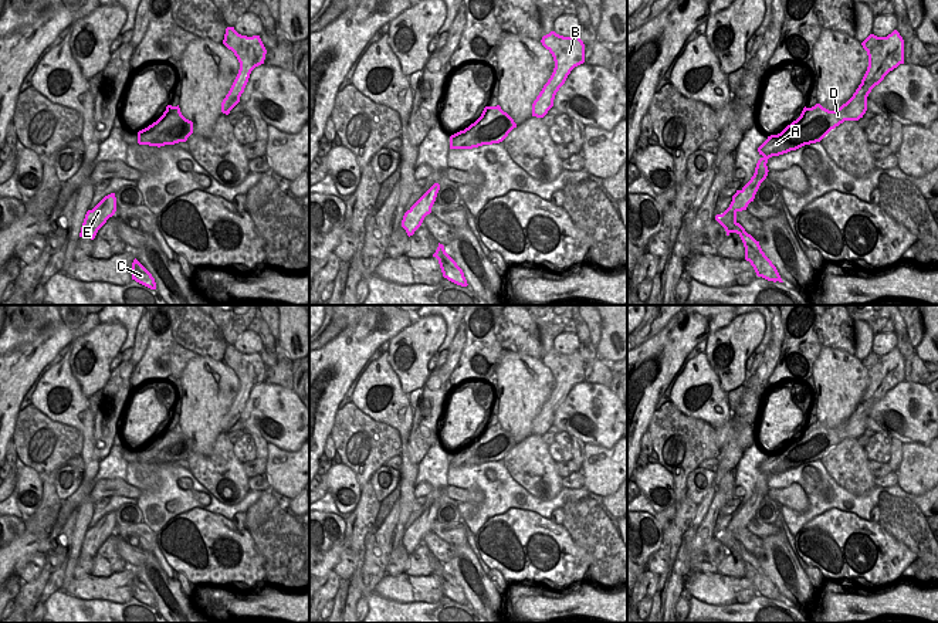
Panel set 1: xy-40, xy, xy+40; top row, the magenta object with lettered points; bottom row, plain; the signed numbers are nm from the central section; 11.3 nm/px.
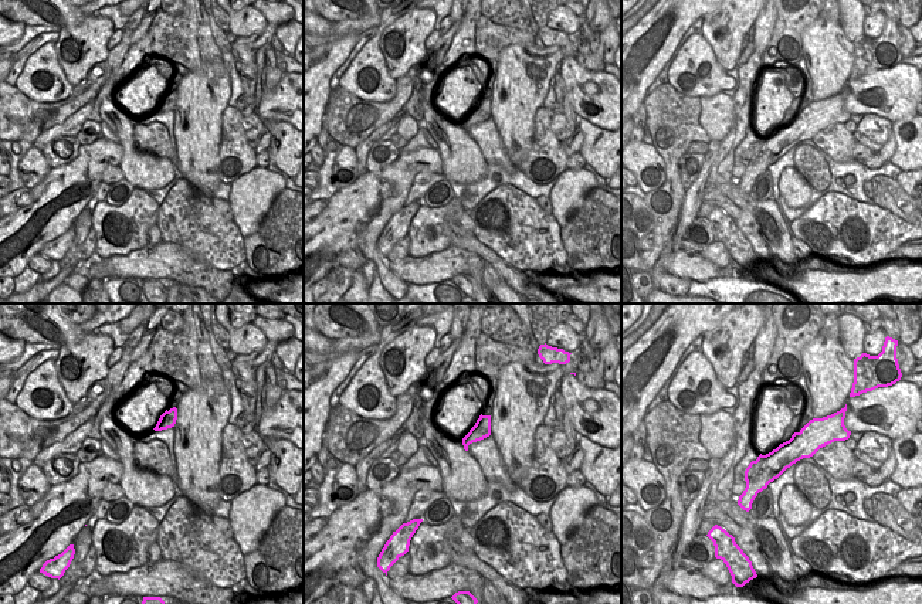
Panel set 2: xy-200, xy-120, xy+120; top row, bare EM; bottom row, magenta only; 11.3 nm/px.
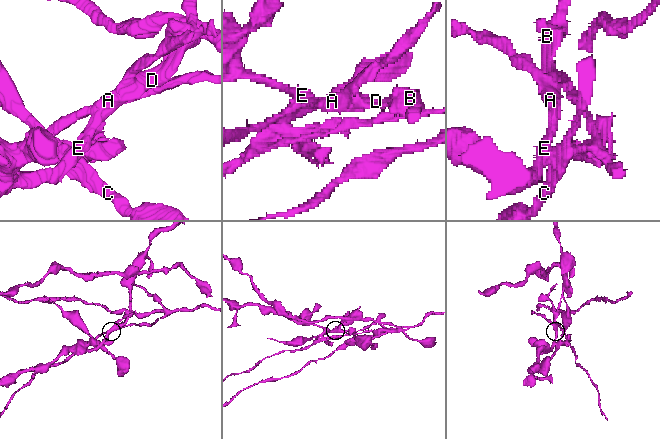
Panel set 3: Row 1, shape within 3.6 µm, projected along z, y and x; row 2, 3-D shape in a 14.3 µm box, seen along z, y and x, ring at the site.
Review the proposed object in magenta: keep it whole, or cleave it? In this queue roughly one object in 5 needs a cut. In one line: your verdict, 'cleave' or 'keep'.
cleave

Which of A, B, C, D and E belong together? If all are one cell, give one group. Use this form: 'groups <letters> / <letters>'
groups A B D E / C

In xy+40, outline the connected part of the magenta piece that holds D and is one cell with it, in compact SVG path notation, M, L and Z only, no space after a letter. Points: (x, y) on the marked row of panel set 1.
M897 30L887 37L870 34L863 43L863 48L868 55L868 67L861 84L853 97L834 111L816 104L812 108L803 108L800 116L788 125L780 133L771 135L758 148L762 156L755 167L751 180L732 196L729 207L725 210L736 220L736 213L746 210L754 202L761 183L768 176L768 159L779 156L790 150L796 150L805 145L820 142L832 129L844 121L859 121L867 111L867 97L871 89L878 85L884 77L904 64L904 40Z

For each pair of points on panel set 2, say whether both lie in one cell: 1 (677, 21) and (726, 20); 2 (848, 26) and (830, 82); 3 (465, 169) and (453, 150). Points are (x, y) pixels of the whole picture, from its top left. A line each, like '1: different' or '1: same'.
1: different
2: different
3: same

